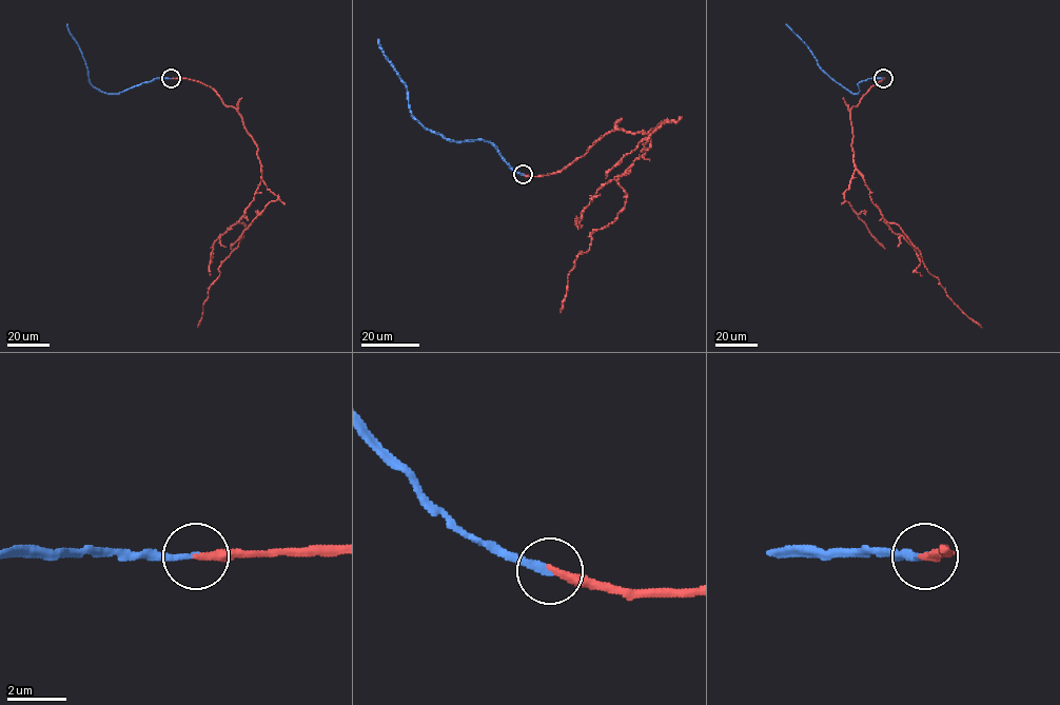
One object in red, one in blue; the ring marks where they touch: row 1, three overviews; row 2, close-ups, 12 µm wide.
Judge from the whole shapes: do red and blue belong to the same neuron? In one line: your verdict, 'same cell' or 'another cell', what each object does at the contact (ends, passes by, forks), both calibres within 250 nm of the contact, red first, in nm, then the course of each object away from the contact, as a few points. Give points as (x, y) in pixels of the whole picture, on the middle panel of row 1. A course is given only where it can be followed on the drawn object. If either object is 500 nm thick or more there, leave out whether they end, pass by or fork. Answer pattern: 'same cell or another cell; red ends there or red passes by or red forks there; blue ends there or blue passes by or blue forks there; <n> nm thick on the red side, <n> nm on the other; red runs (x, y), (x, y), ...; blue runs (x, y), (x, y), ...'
same cell; red ends there; blue ends there; 240 nm thick on the red side, 220 nm on the other; red runs (523, 174), (560, 172), (615, 130), (648, 135), (650, 147), (617, 179), (624, 207), (589, 235), (560, 312); blue runs (523, 175), (515, 172), (488, 141), (456, 141), (424, 126), (412, 115), (407, 86), (383, 52), (378, 39)

